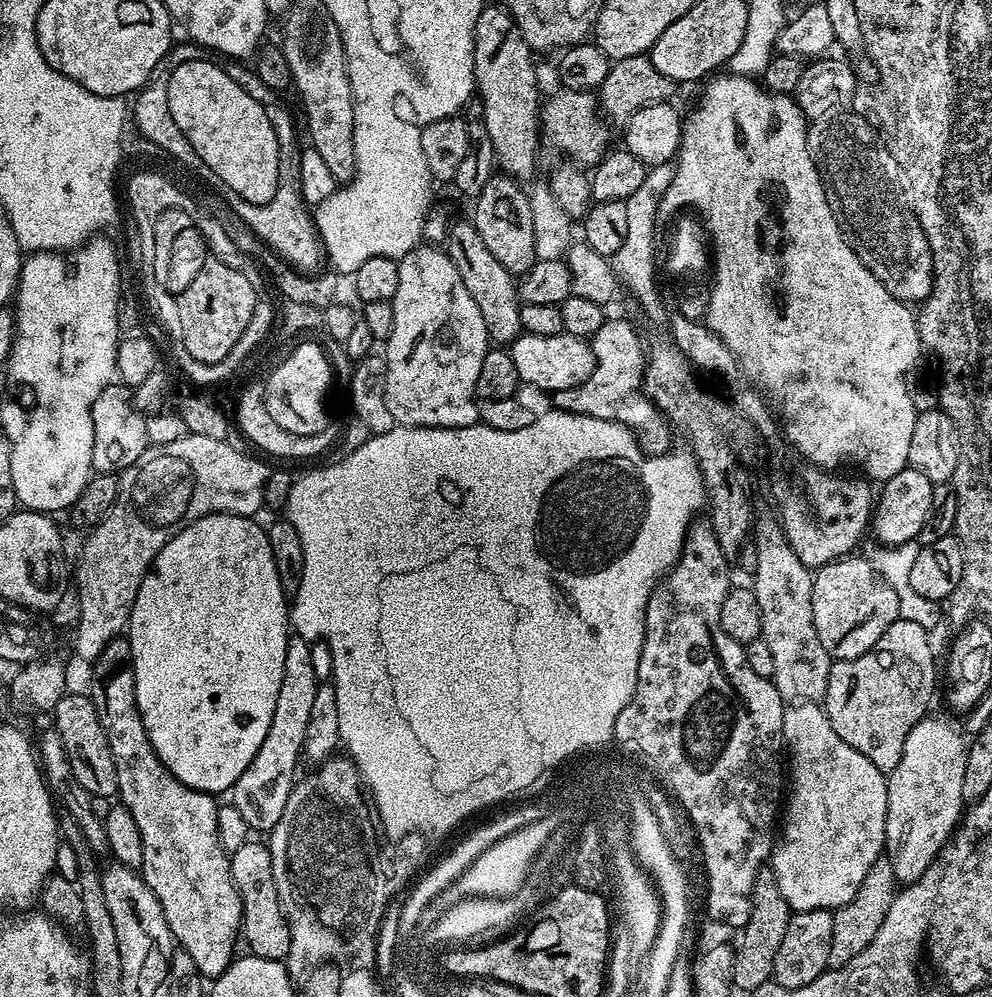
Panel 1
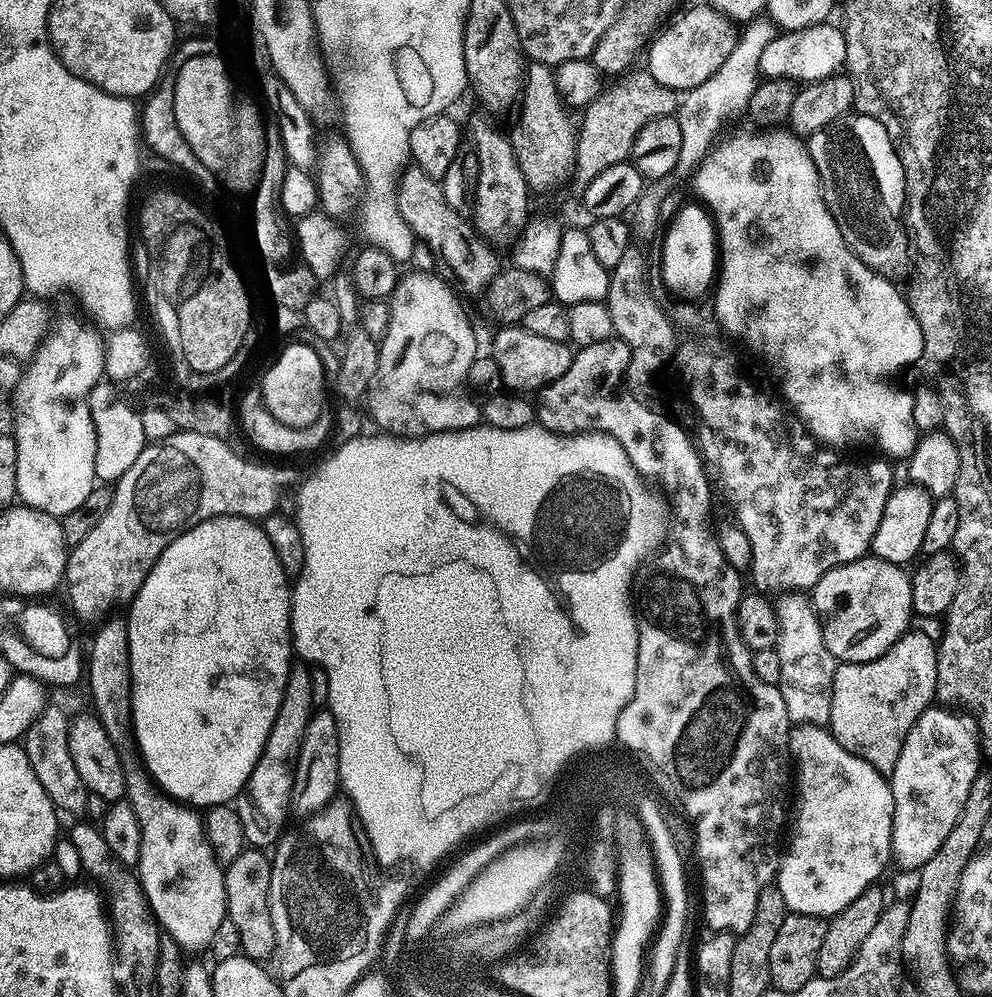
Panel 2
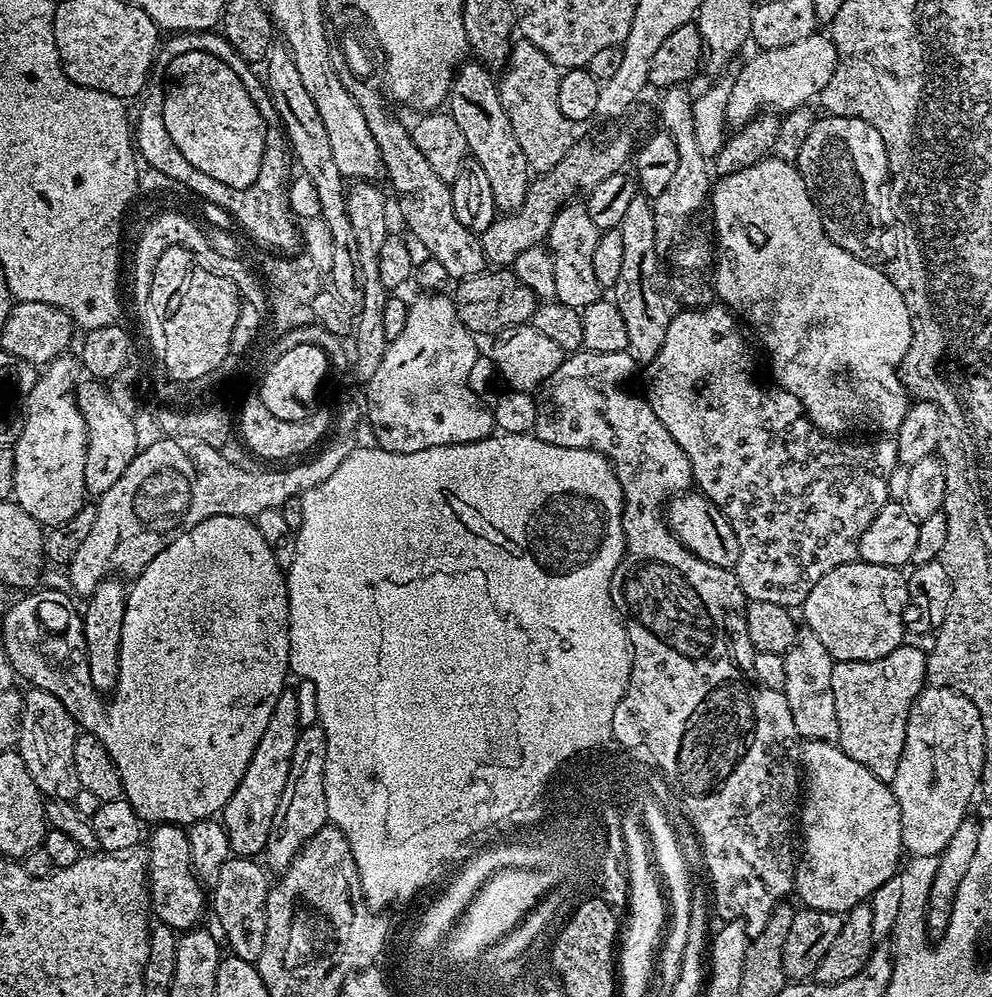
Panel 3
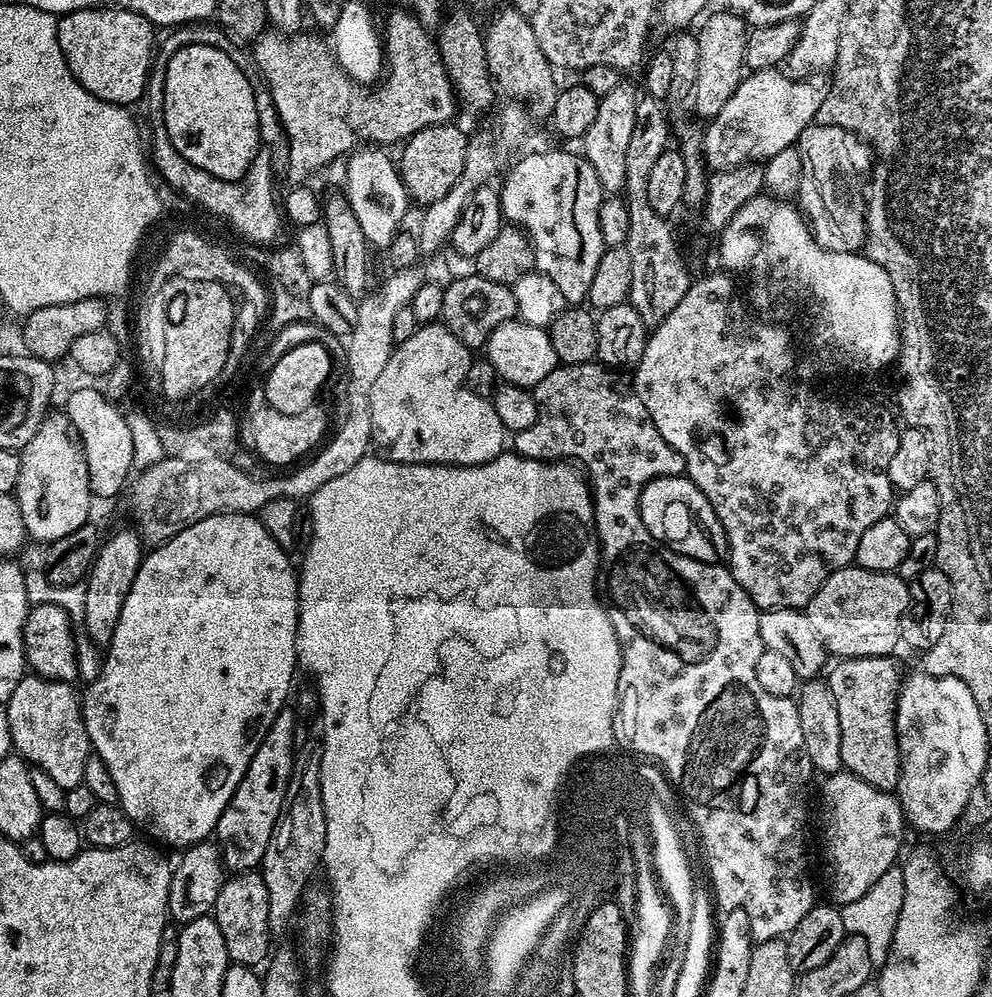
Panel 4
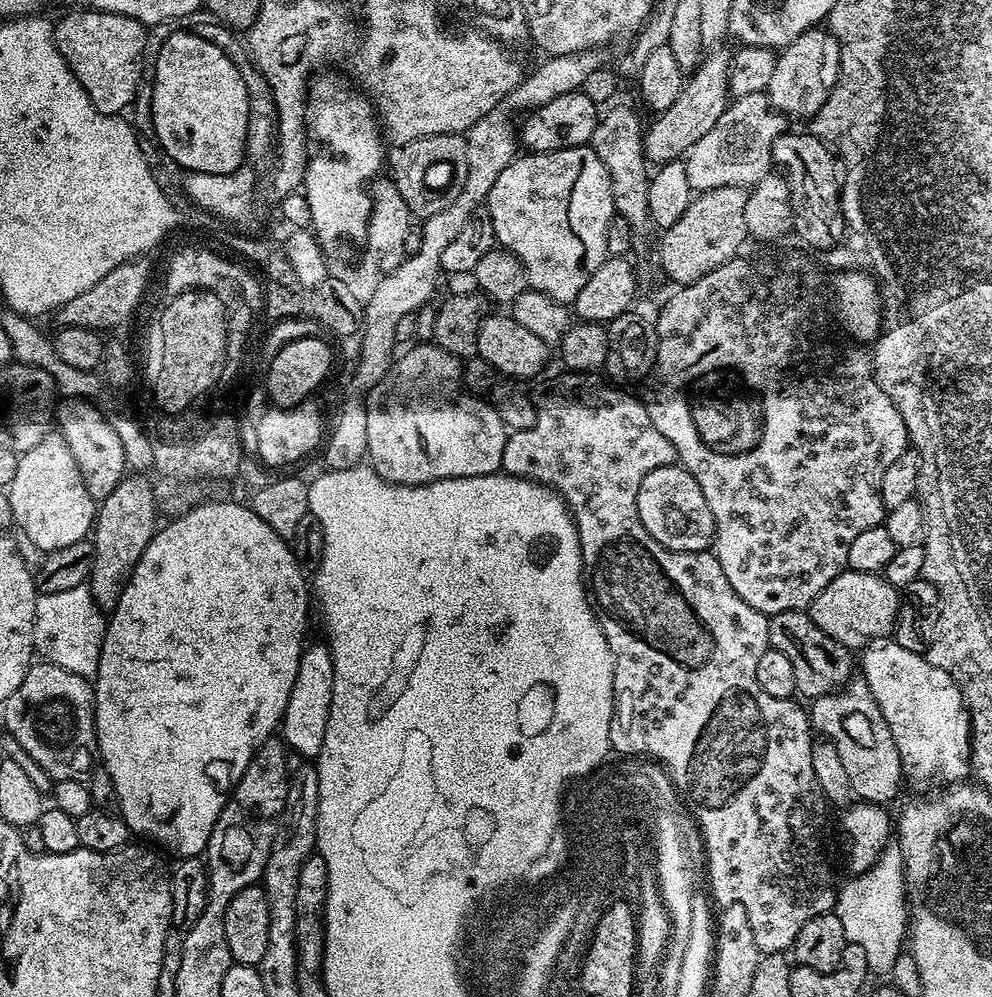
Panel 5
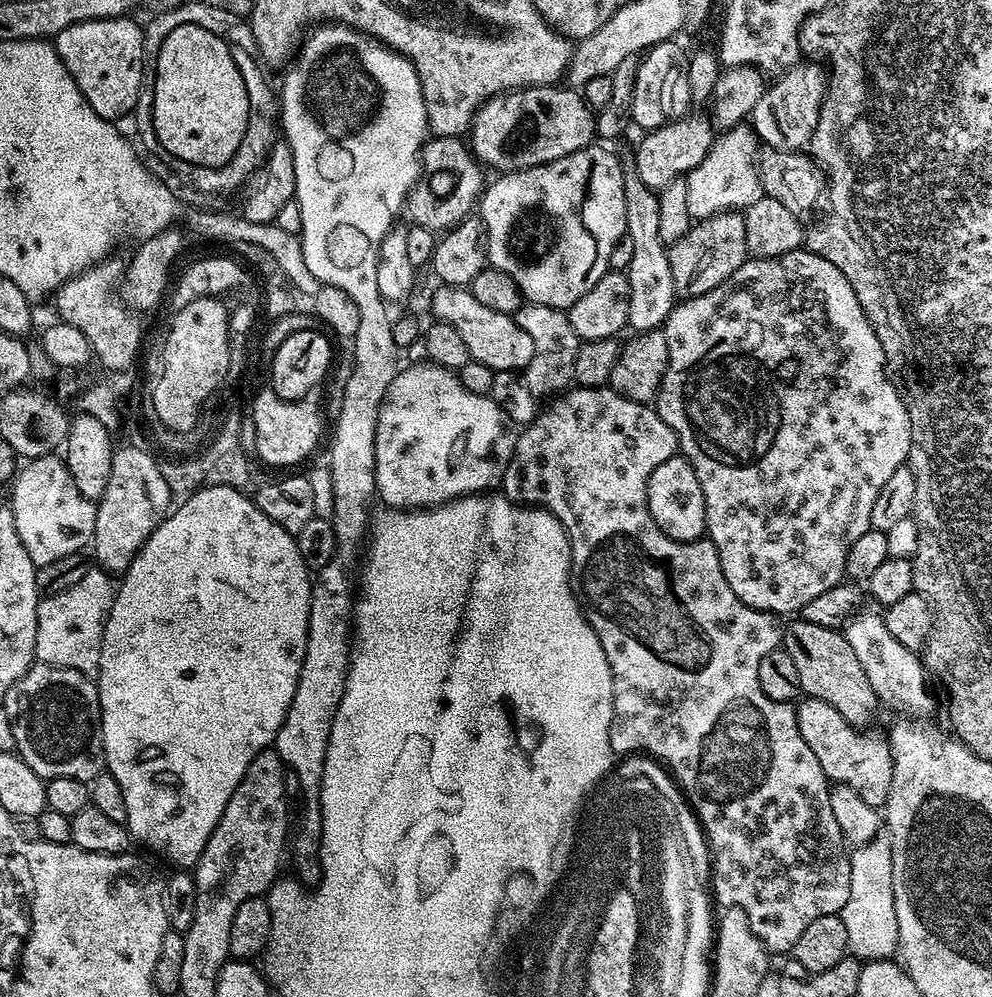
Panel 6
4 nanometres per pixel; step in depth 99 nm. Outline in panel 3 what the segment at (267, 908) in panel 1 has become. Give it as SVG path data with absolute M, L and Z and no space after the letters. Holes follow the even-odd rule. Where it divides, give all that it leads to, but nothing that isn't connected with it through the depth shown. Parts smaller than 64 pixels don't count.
M233 855L223 866L222 866L222 874L218 874L218 882L214 885L210 892L210 908L216 911L216 920L220 923L220 928L224 931L223 939L226 941L228 939L228 944L230 947L231 955L237 956L238 958L242 958L243 960L250 960L255 962L255 960L260 957L262 954L262 946L266 946L266 902L268 901L268 889L270 887L270 879L268 880L268 876L270 877L270 872L267 867L259 859L249 858L247 856L238 856Z

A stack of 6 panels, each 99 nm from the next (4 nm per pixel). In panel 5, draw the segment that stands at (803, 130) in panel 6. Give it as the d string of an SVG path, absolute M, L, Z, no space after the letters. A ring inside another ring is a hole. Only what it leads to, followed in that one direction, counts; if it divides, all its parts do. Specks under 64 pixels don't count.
M809 30L784 48L776 57L774 78L770 78L767 103L785 117L805 116L811 118L825 107L833 88L842 76L840 43L828 30Z

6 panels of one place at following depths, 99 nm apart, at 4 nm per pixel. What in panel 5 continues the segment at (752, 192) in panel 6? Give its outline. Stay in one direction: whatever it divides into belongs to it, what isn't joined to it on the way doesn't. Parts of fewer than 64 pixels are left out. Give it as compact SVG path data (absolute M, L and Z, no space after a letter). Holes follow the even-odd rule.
M767 95L735 97L722 112L713 129L704 134L686 154L686 176L693 191L701 192L722 186L751 188L773 169L773 142L787 131L787 119L767 103Z

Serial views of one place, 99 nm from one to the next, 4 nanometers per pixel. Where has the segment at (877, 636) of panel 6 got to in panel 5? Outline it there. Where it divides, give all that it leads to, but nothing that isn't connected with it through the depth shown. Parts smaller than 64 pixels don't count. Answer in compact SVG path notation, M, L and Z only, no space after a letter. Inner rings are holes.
M890 638L872 641L863 649L861 656L862 678L878 702L882 716L894 737L903 775L916 784L932 780L944 780L940 782L947 783L965 781L971 773L971 715L952 676L940 667L934 666L925 655L906 650Z

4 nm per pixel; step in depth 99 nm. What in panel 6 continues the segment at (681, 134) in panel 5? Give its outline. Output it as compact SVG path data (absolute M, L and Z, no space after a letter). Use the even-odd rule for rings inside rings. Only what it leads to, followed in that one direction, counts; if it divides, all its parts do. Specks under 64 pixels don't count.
M704 114L686 115L680 120L645 131L641 135L644 137L636 148L634 171L647 188L659 190L670 186L670 182L686 177L705 158L714 141L714 129L711 119L707 115L700 115Z

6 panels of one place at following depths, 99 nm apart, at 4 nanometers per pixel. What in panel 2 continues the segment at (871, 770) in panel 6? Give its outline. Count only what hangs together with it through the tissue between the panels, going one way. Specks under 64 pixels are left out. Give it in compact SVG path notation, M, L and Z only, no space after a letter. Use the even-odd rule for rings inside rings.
M909 630L886 650L878 658L861 664L841 663L834 674L834 686L832 687L832 705L830 706L830 718L827 727L832 737L850 750L862 762L870 762L874 770L890 774L898 765L899 755L902 754L903 743L911 728L918 722L924 711L933 707L937 699L936 694L936 649L937 641L926 638L926 634Z

